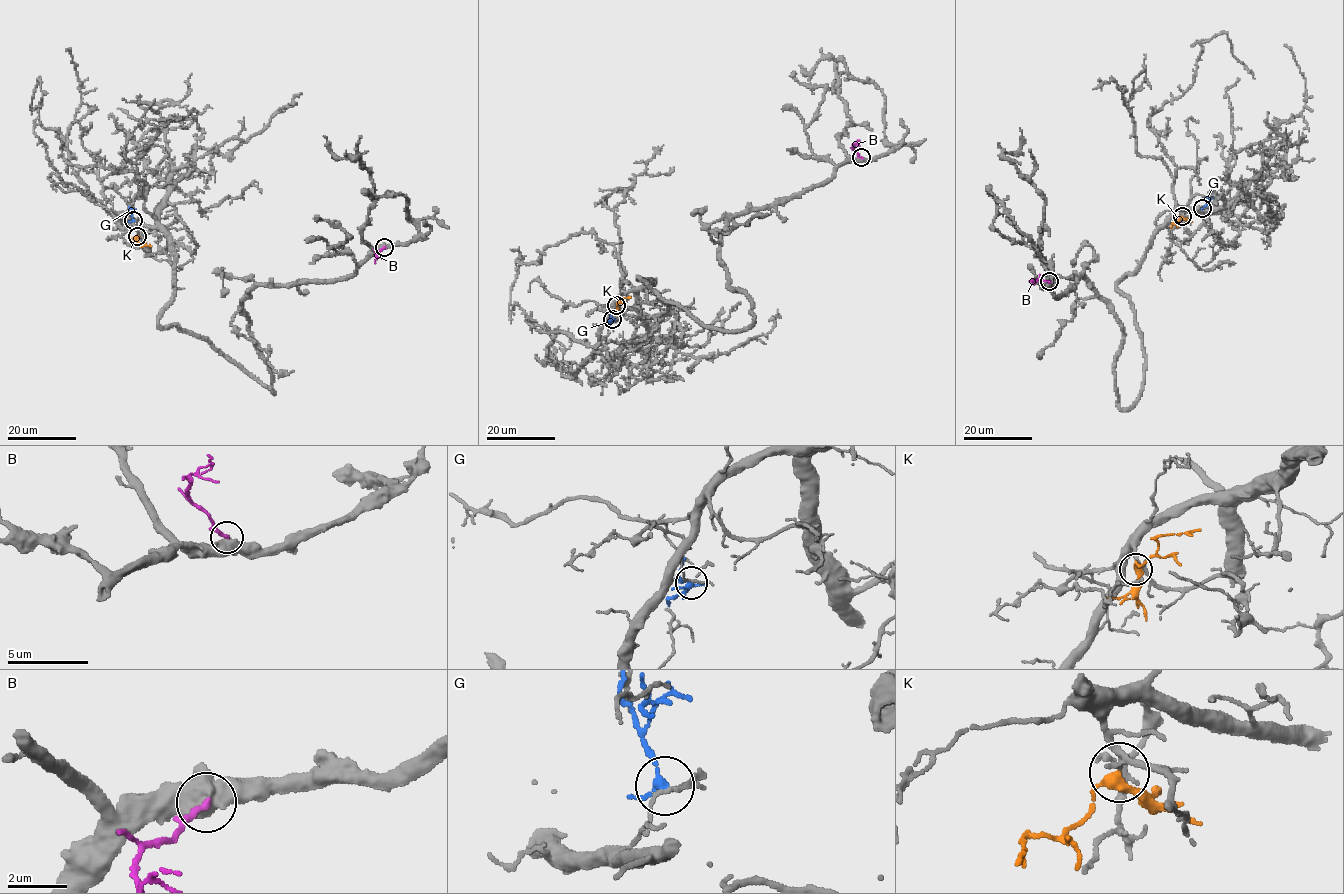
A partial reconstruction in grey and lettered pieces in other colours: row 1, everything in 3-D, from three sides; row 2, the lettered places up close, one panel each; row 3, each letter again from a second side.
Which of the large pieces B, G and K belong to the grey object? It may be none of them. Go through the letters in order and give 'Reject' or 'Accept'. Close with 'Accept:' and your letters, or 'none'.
B: Reject
G: Reject
K: Accept
Accept: K

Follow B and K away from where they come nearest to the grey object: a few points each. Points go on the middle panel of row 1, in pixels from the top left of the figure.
B: (861, 157), (853, 149), (858, 140)
K: (616, 305), (621, 298), (630, 296)

